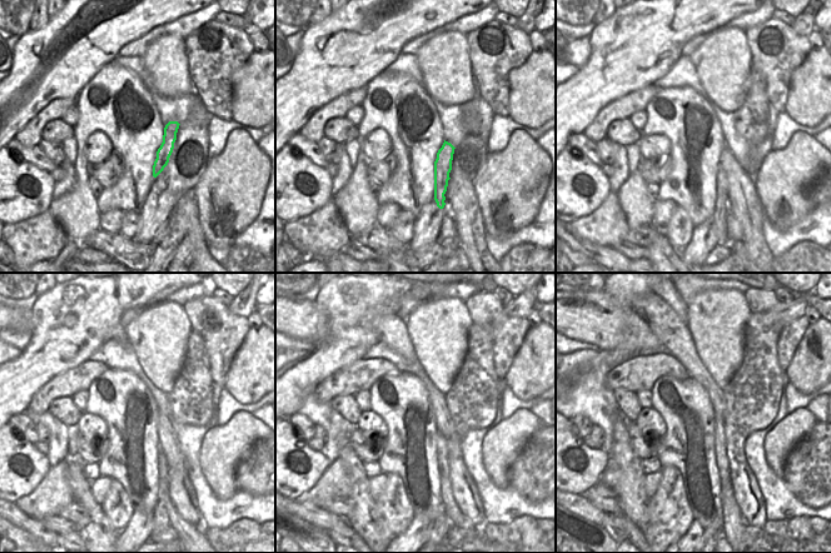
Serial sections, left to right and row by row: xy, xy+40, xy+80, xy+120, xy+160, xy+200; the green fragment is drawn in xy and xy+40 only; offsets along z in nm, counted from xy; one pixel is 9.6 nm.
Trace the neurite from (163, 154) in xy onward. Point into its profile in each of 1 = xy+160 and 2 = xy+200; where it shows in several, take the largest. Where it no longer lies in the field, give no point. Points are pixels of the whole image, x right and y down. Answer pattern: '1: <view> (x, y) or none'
1: xy+160 (439, 526)
2: xy+200 (722, 527)

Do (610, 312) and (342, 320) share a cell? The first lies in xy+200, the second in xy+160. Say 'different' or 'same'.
different

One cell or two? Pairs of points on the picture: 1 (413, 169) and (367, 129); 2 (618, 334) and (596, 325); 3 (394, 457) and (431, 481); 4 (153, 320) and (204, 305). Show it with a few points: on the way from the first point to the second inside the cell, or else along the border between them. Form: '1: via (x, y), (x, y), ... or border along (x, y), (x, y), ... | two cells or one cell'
1: via (413, 153), (387, 124), (383, 124) | one cell
2: via (613, 329), (610, 325), (601, 325) | one cell
3: via (404, 479), (414, 507), (427, 509), (429, 503) | one cell
4: border along (182, 305), (192, 329) | two cells

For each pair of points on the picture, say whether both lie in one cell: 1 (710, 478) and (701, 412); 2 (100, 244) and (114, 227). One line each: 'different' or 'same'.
1: same
2: different

